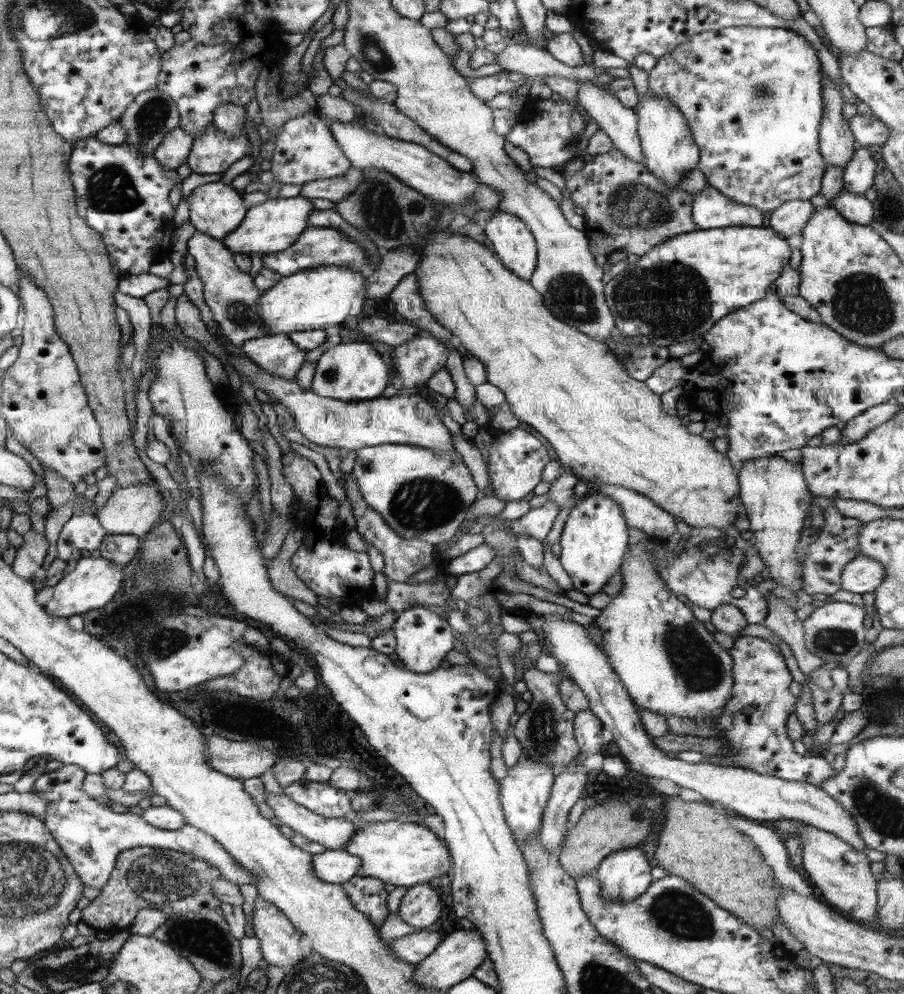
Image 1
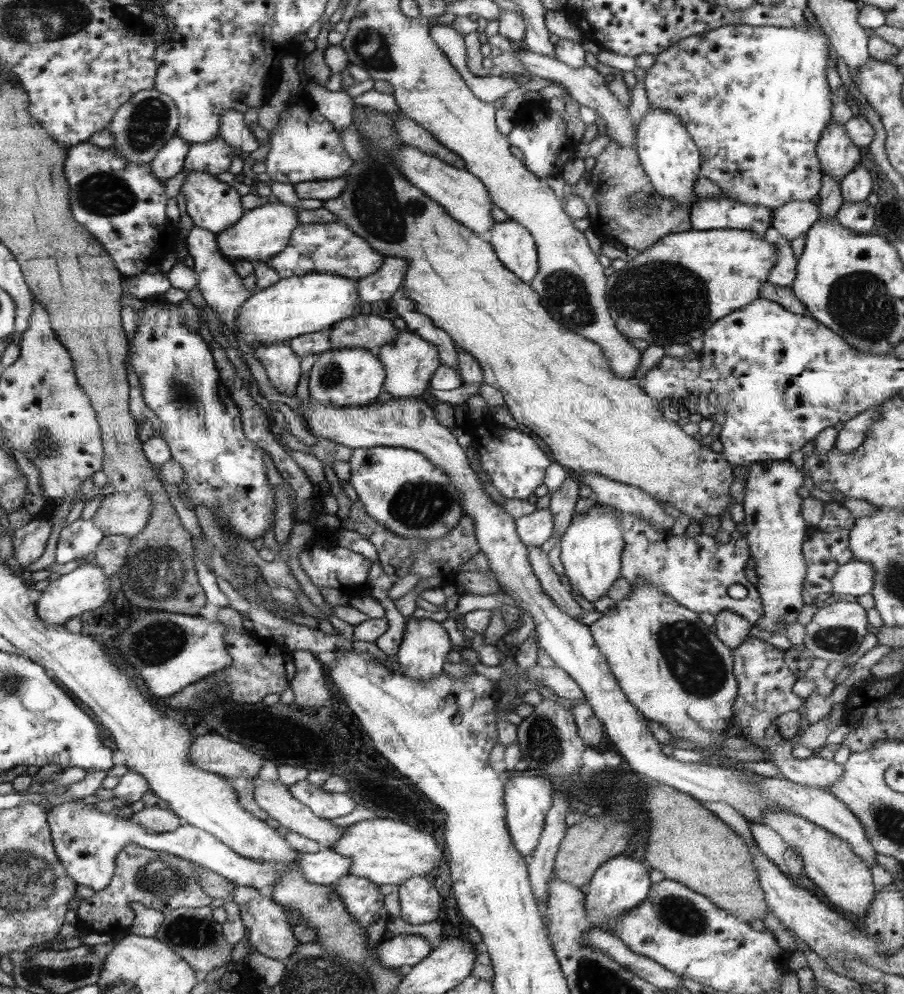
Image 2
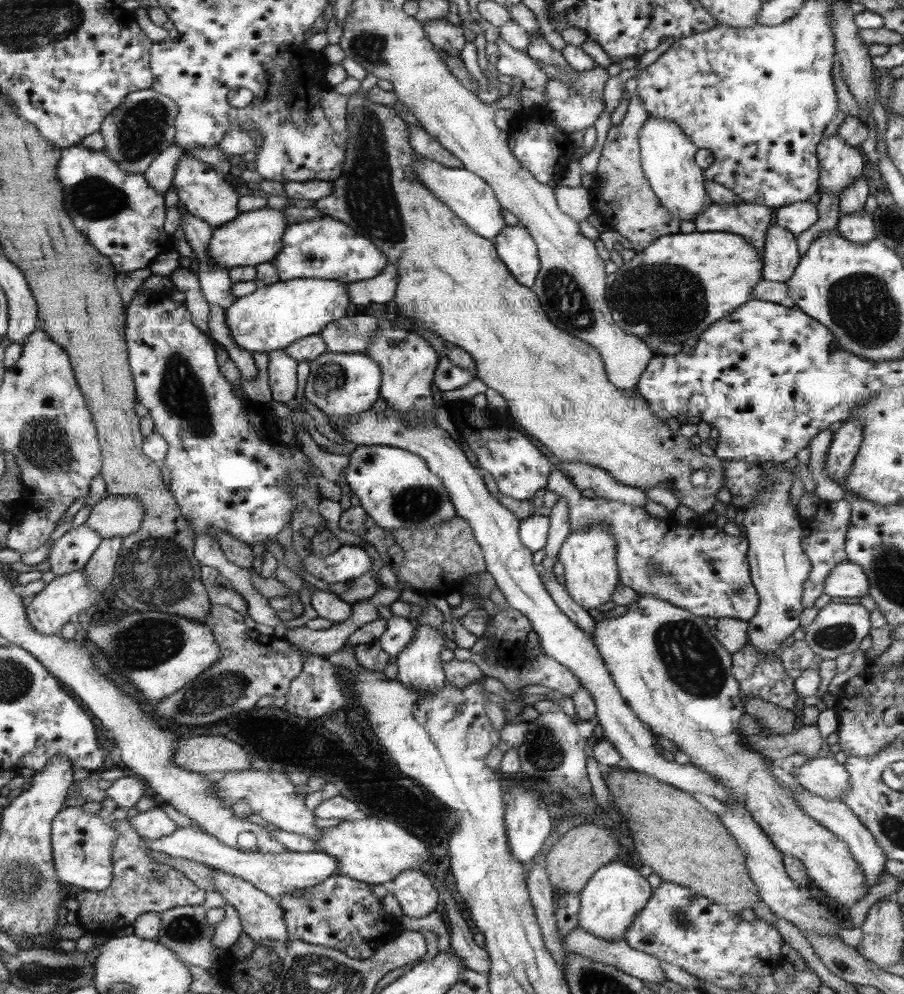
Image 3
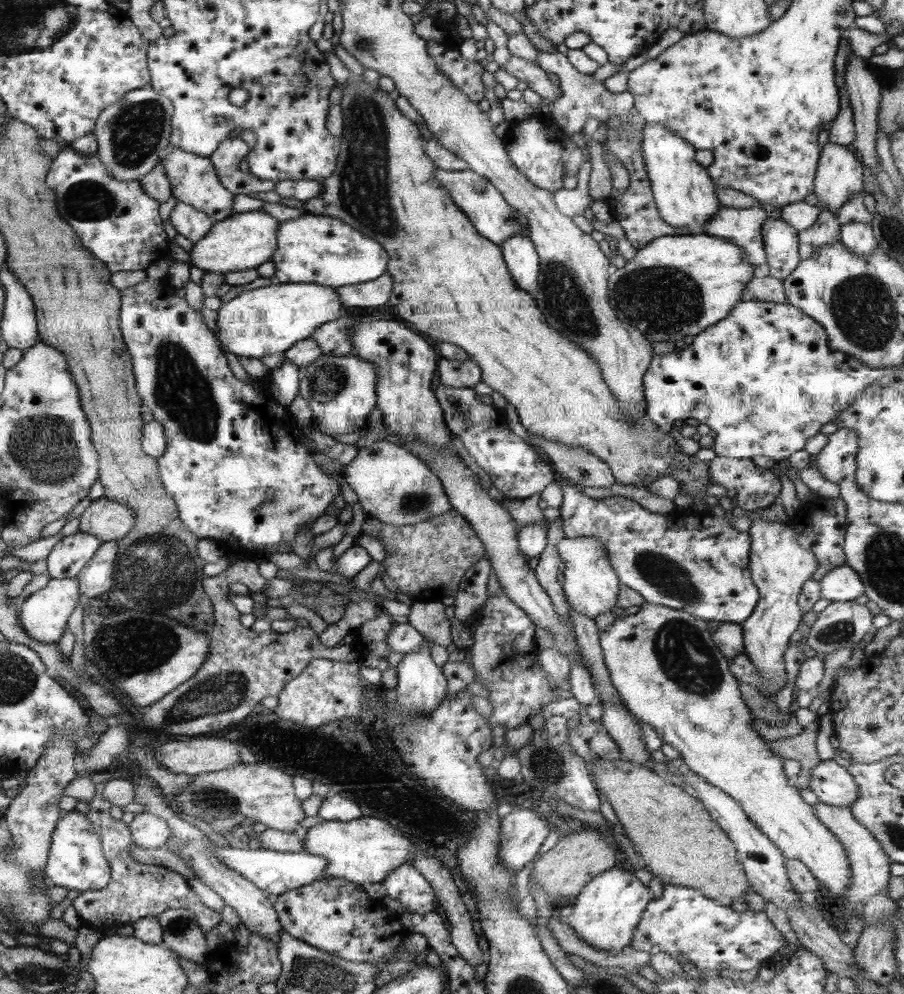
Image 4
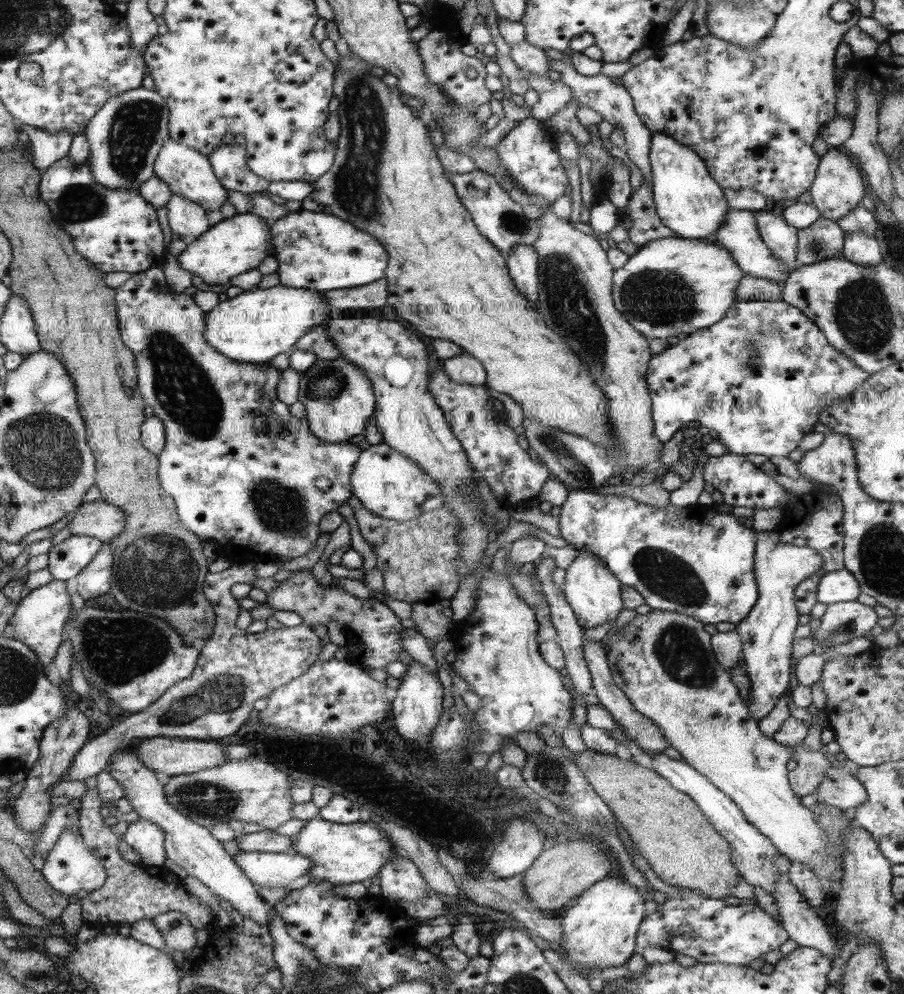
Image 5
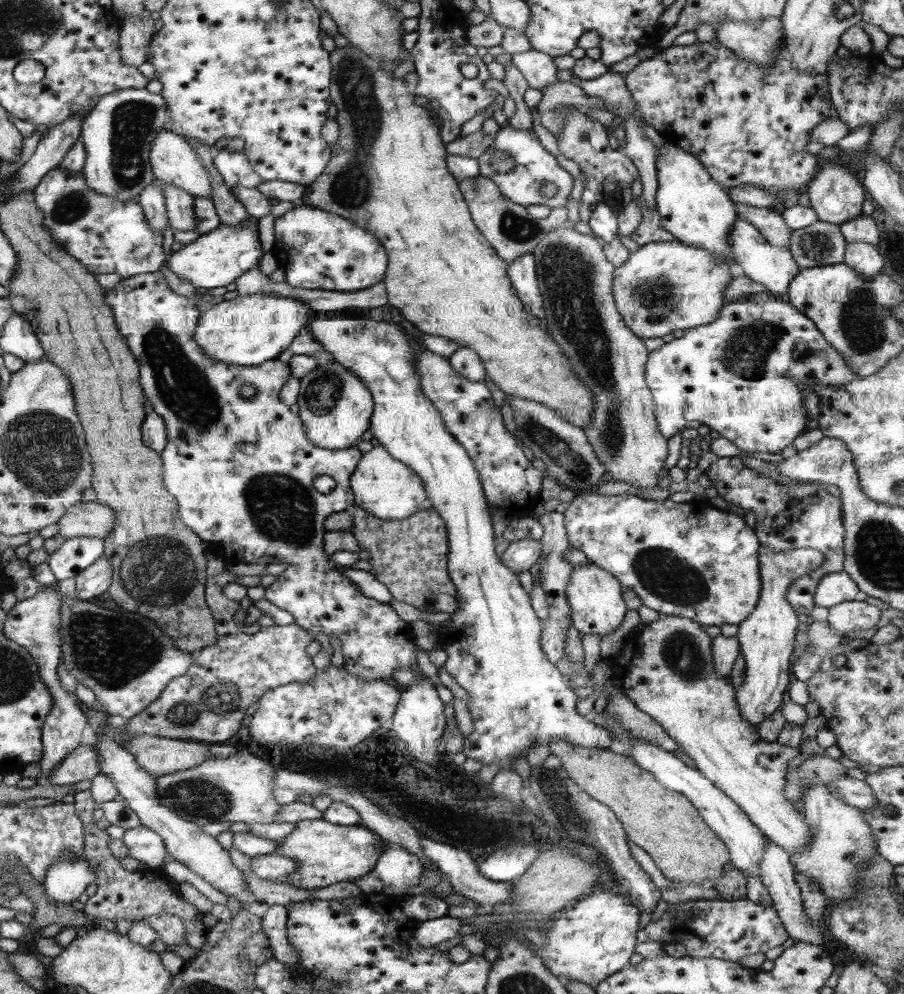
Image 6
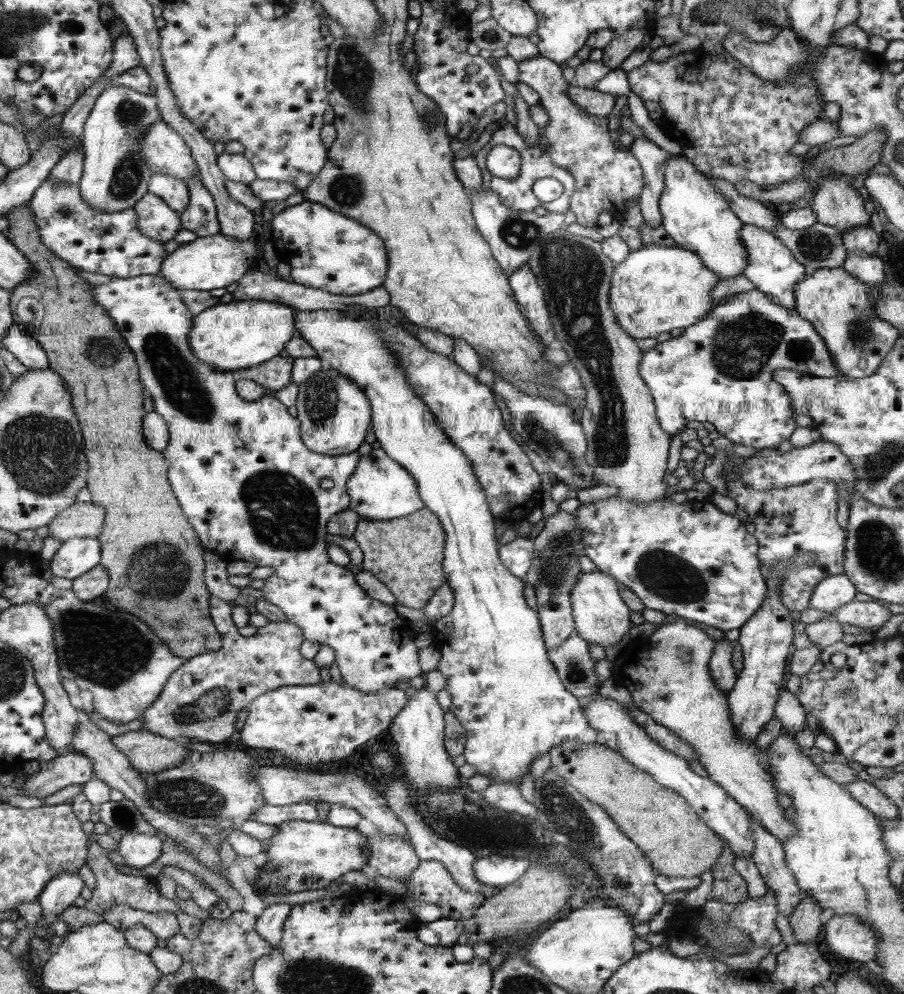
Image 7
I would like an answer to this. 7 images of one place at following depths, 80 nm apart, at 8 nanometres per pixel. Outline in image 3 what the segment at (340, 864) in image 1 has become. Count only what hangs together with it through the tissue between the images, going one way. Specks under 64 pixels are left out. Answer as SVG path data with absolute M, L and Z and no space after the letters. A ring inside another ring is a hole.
M81 806L62 808L54 818L51 846L54 850L56 876L60 882L77 886L86 891L104 891L114 881L112 852L115 850L119 830L97 814ZM177 827L168 836L157 839L142 839L142 844L150 850L164 852L174 858L192 860L204 866L232 875L236 878L252 884L255 888L262 890L271 898L280 900L284 894L290 894L296 890L306 890L324 881L326 878L338 875L338 862L334 856L324 851L312 853L298 853L286 851L282 854L262 854L238 850L236 847L228 846L220 839L210 833L203 832L198 827Z

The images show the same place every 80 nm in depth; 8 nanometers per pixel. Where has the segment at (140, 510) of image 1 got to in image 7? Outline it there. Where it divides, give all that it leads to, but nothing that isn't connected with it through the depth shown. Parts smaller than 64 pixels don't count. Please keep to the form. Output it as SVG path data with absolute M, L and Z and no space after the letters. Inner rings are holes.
M76 500L48 525L49 536L62 542L71 538L99 537L104 529L104 508L96 505L92 501Z

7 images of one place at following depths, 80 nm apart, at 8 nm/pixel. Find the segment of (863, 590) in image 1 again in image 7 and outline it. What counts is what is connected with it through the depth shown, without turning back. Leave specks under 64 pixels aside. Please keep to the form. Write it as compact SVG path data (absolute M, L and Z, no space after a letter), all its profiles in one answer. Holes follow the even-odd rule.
M846 573L823 578L811 593L810 608L833 613L840 606L854 600L858 594L856 586Z

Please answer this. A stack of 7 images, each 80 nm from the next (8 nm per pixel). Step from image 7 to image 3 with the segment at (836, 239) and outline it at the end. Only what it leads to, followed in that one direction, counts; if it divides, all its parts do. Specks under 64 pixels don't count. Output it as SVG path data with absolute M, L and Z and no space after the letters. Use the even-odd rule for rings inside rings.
M822 189L819 191L820 201L816 205L819 219L804 233L800 233L796 237L800 254L803 255L813 240L821 235L824 231L831 231L837 228L839 216L841 215L838 197L832 192Z

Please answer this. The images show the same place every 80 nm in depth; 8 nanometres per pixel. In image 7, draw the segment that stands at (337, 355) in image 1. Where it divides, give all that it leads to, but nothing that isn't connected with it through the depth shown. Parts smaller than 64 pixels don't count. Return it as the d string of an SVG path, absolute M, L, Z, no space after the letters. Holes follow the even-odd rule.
M322 368L299 385L296 408L302 438L308 450L324 456L344 456L359 450L365 442L366 432L372 420L370 402L352 379L342 376L340 371Z

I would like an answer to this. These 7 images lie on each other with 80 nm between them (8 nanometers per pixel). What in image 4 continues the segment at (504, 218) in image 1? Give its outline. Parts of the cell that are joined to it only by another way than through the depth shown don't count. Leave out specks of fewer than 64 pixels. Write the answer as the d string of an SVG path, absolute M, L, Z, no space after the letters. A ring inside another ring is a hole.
M524 233L507 238L500 246L503 259L514 282L534 294L539 285L539 254L532 239Z

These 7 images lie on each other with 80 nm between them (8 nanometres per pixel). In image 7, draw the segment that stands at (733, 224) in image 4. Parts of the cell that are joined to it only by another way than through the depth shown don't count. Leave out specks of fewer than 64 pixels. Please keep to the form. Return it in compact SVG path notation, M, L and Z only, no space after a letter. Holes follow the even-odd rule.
M743 224L739 232L739 240L747 252L747 265L744 267L742 275L751 280L756 289L768 294L775 303L795 309L794 289L797 282L805 275L804 265L796 260L792 251L784 246L774 234L757 226Z

